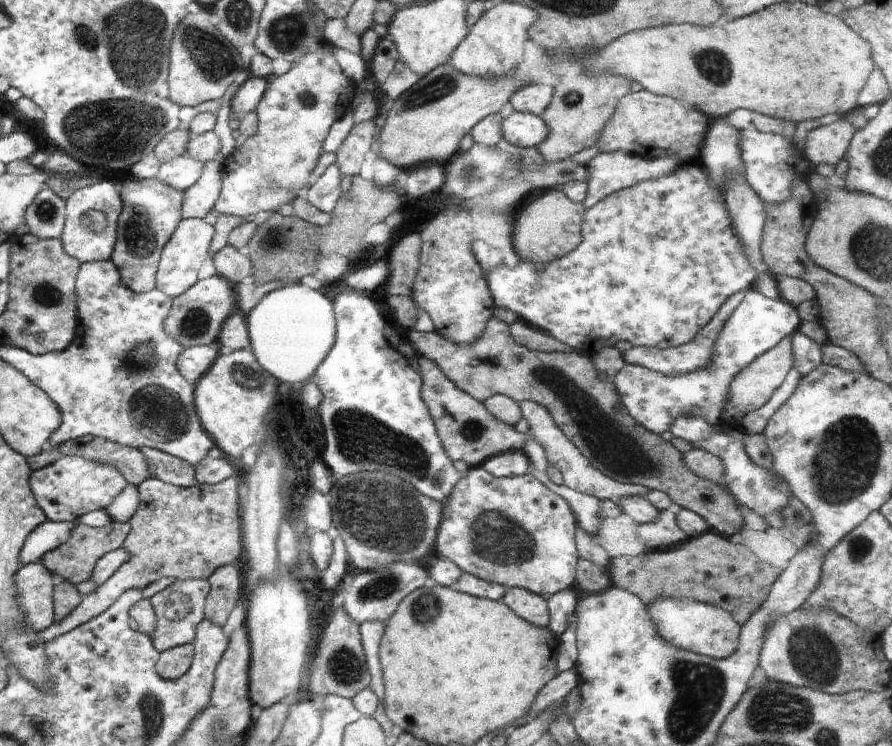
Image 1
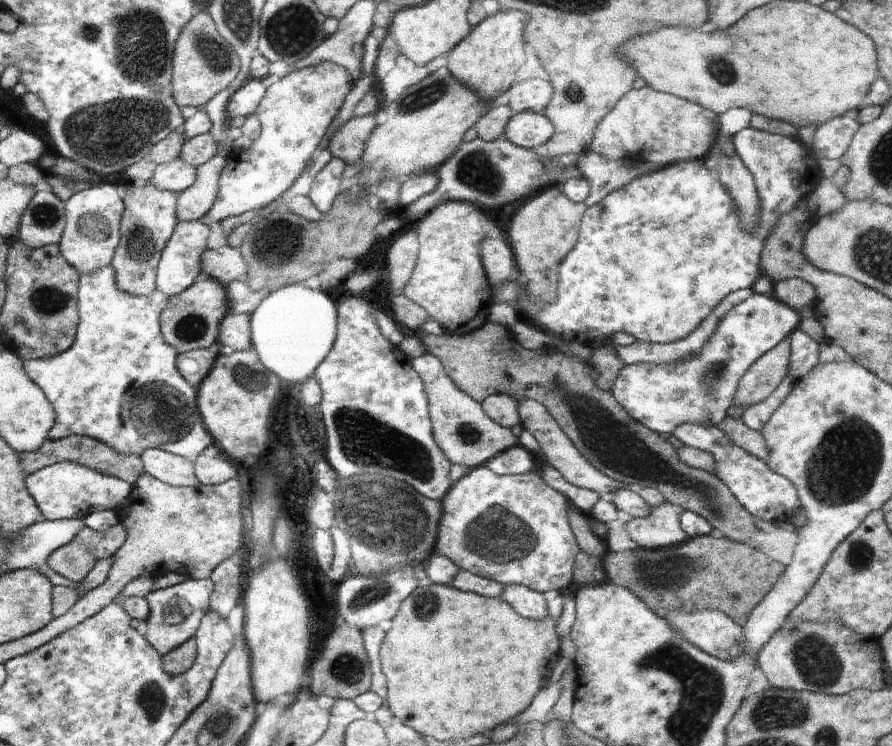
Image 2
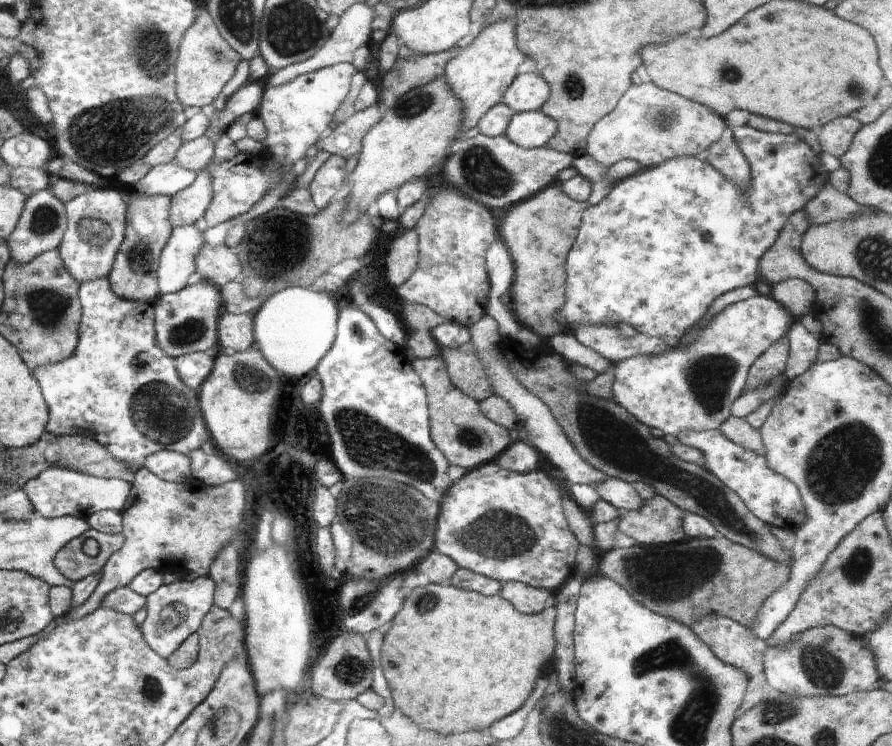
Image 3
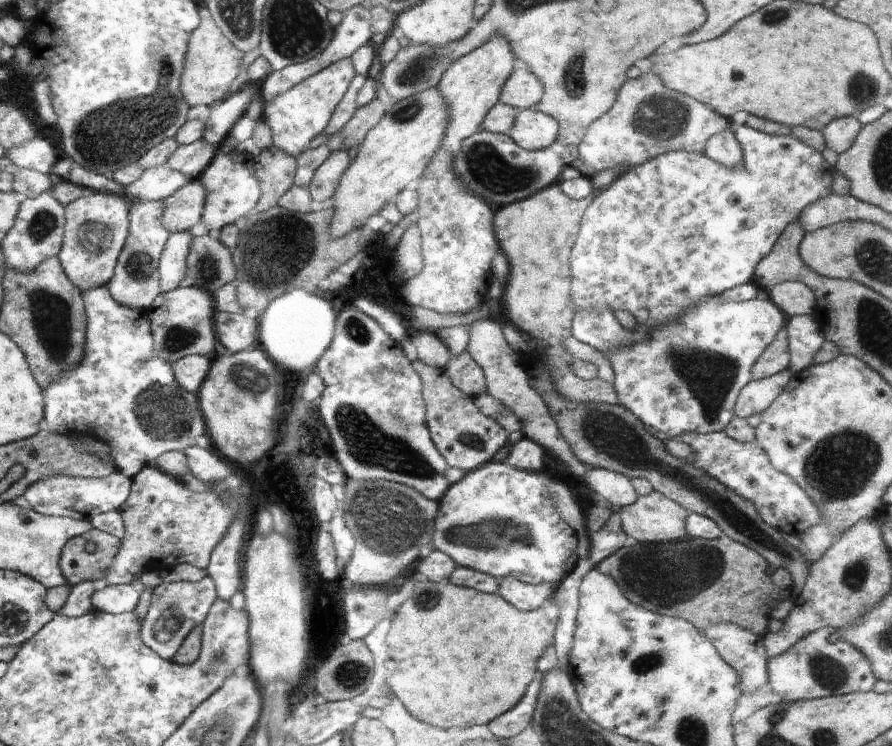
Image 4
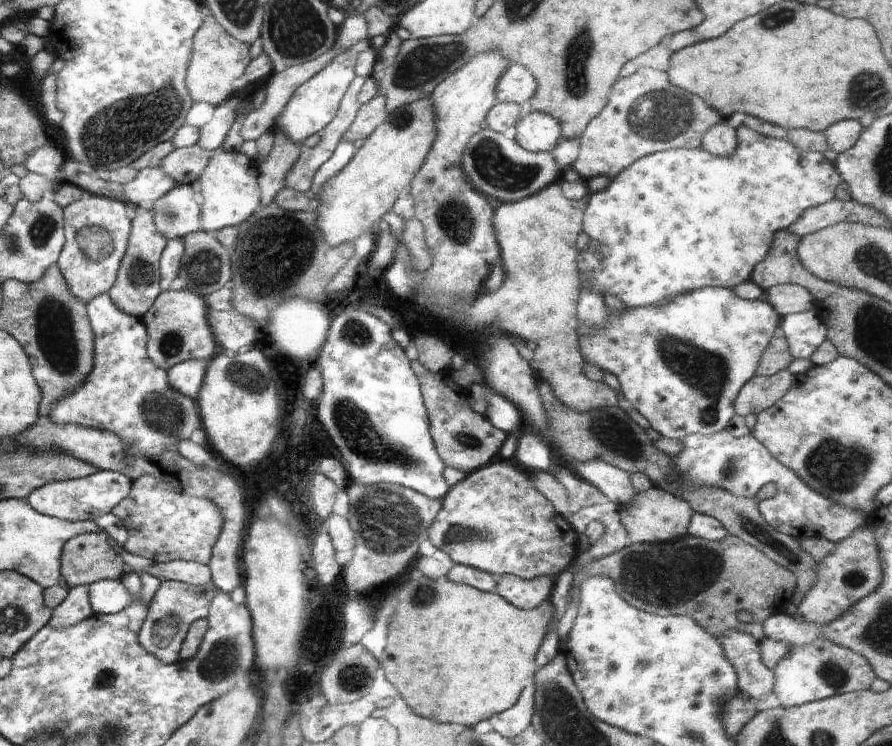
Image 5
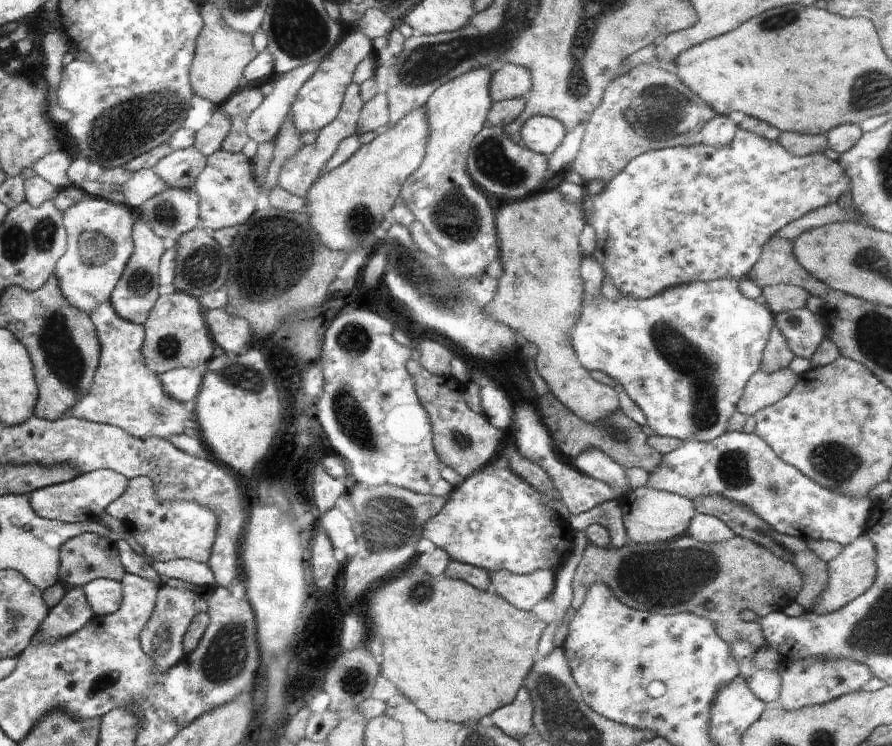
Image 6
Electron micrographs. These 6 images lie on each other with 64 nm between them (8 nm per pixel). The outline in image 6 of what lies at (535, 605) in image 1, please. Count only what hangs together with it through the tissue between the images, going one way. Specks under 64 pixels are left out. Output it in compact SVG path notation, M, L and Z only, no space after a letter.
M547 569L528 575L516 575L500 570L491 577L488 590L496 592L520 610L532 610L544 598L551 598L555 582L556 575Z

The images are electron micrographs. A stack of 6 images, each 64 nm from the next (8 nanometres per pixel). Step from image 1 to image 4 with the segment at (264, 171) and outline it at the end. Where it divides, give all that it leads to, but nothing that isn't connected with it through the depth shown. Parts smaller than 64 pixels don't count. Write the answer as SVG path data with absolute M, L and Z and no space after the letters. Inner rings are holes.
M346 58L307 77L287 92L276 97L272 96L267 103L264 100L263 122L271 131L272 146L298 158L307 150L308 144L324 132L332 112L342 101L355 74L352 62ZM218 148L213 162L204 170L201 176L207 191L205 212L201 219L206 232L217 227L224 228L240 223L246 218L250 210L254 209L261 196L260 182L256 173L257 169L256 158L248 153L232 151L226 155Z

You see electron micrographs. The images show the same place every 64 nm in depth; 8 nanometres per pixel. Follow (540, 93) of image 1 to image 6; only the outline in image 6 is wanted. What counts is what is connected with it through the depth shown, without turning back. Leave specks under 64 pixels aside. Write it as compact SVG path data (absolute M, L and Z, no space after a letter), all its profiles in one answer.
M508 63L495 68L489 92L492 103L496 103L525 98L532 91L532 88L531 75L519 65Z

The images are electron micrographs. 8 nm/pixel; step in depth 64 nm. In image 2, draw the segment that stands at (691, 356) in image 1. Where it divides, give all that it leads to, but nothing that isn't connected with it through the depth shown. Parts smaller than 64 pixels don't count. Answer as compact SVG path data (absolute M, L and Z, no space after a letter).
M746 288L733 291L728 294L726 298L714 310L712 310L712 314L706 320L702 320L690 334L682 339L678 340L678 342L672 342L670 344L660 344L656 342L646 342L642 340L636 340L630 345L618 345L614 343L613 337L610 338L602 338L602 340L598 340L598 342L590 342L588 344L587 350L590 352L594 352L595 350L602 349L608 346L611 346L615 353L617 352L618 358L623 360L623 363L626 364L638 364L638 362L646 362L646 364L674 364L674 362L682 362L682 360L688 360L692 354L700 354L702 352L702 348L704 348L704 344L710 340L710 336L714 334L714 330L716 330L716 326L718 326L718 322L726 316L726 312L728 310L732 310L734 306L738 306L740 302L746 300L753 293L753 289Z

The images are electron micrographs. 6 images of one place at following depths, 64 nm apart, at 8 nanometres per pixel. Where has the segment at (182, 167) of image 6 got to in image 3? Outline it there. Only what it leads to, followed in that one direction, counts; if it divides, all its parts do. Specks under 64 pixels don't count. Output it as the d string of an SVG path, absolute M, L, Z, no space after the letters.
M202 137L186 141L177 151L174 163L190 171L200 171L205 168L213 158L215 149L210 137Z

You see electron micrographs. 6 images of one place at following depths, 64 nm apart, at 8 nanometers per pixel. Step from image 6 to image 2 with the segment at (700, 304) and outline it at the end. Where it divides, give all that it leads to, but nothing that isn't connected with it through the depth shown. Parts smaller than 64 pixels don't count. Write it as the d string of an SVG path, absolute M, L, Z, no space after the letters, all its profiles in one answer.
M753 292L726 312L700 354L674 364L626 364L612 385L612 396L634 420L658 434L672 434L686 422L718 426L728 416L742 375L758 358L798 329L801 320L799 312L776 297Z

